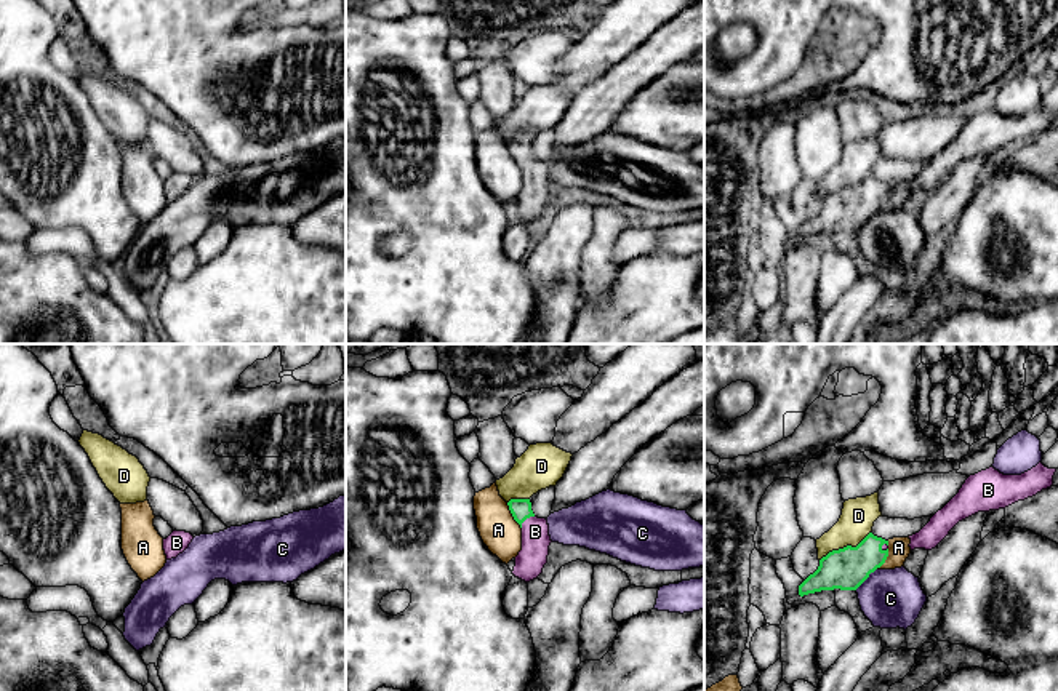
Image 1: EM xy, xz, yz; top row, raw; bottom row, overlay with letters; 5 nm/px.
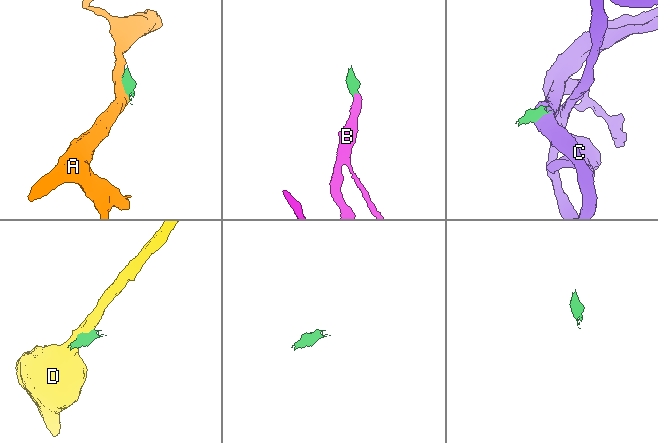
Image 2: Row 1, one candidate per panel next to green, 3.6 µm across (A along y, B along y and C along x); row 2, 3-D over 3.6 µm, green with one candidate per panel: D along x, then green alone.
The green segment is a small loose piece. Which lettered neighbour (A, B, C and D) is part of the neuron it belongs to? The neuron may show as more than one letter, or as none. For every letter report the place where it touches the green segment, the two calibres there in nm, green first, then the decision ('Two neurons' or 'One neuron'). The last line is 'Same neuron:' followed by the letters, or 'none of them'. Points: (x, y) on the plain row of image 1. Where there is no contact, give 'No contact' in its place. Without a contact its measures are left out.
A: Touches green at xz (512, 157). Thickness 110 nm (green) against 190 nm. Two neurons
B: Touches green at xz (525, 160). Thickness 110 nm (green) against 140 nm. One neuron
C: Touches green at yz (865, 221). Thickness 220 nm (green) against 300 nm. Two neurons
D: Touches green at yz (844, 189). Thickness 220 nm (green) against 170 nm. Two neurons
Same neuron: B

